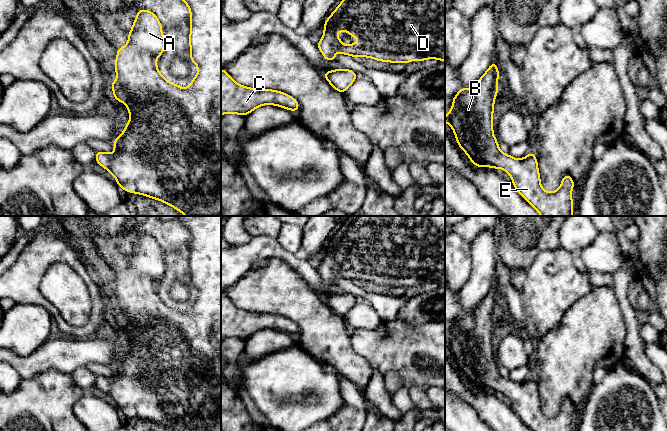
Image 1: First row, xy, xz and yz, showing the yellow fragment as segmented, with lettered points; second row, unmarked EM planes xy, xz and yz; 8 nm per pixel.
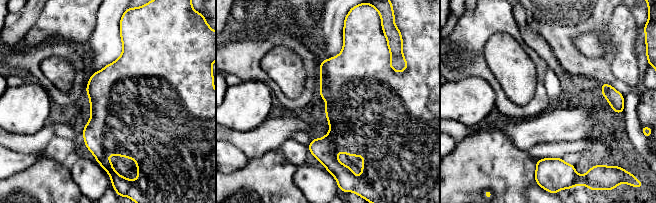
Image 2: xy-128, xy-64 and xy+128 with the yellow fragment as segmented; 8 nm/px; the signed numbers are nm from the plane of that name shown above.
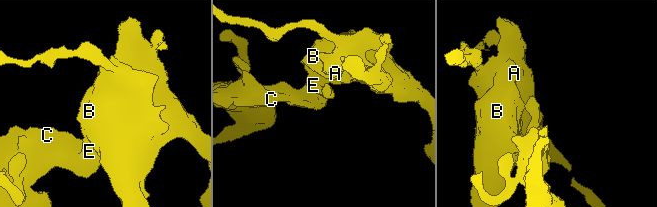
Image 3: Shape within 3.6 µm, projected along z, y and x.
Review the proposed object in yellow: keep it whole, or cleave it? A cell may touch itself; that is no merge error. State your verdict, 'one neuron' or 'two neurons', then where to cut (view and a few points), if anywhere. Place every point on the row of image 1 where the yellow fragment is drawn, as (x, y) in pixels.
one neuron; no cut

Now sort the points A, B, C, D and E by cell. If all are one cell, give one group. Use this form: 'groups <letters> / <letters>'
groups A B C D E

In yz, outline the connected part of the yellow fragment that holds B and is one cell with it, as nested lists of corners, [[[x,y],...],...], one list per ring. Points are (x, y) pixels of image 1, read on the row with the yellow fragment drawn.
[[[494,61],[473,88],[460,88],[452,98],[453,107],[445,122],[452,127],[458,146],[475,166],[506,171],[516,191],[541,216],[573,216],[571,191],[575,183],[569,174],[563,177],[557,191],[547,192],[541,186],[533,151],[522,159],[501,152],[492,122],[499,74]]]

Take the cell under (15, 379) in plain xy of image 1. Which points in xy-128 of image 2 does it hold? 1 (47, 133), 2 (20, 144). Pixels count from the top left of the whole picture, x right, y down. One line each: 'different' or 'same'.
1: different
2: different

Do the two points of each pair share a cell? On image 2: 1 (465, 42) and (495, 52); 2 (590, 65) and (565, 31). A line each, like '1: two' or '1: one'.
1: two
2: one

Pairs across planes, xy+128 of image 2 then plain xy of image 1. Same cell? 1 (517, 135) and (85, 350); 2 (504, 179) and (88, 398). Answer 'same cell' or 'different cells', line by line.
1: same cell
2: different cells

